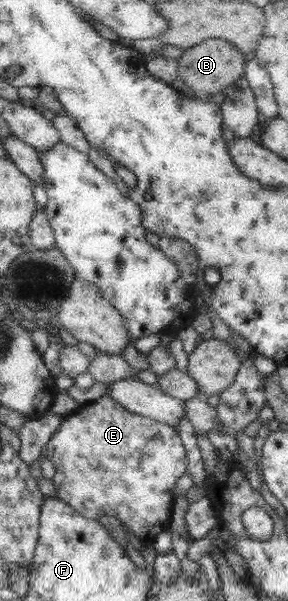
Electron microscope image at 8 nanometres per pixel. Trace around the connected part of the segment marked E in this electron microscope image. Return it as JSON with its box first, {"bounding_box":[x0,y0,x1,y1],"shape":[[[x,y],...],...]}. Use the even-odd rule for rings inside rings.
{"bounding_box":[44,396,187,544],"shape":[[[104,396],[94,402],[89,402],[79,408],[73,413],[66,415],[63,419],[62,425],[52,435],[49,445],[44,449],[45,458],[54,463],[56,467],[56,476],[52,479],[54,487],[56,487],[57,495],[61,501],[67,502],[78,513],[88,517],[88,519],[98,521],[98,517],[106,515],[118,519],[128,530],[130,530],[142,544],[150,544],[154,541],[154,537],[162,531],[168,530],[172,517],[172,507],[174,507],[174,500],[177,497],[178,479],[187,473],[187,452],[182,442],[178,428],[161,421],[156,421],[151,417],[146,417],[138,413],[132,413],[131,410],[126,409],[120,402],[117,402],[112,396]]]}

